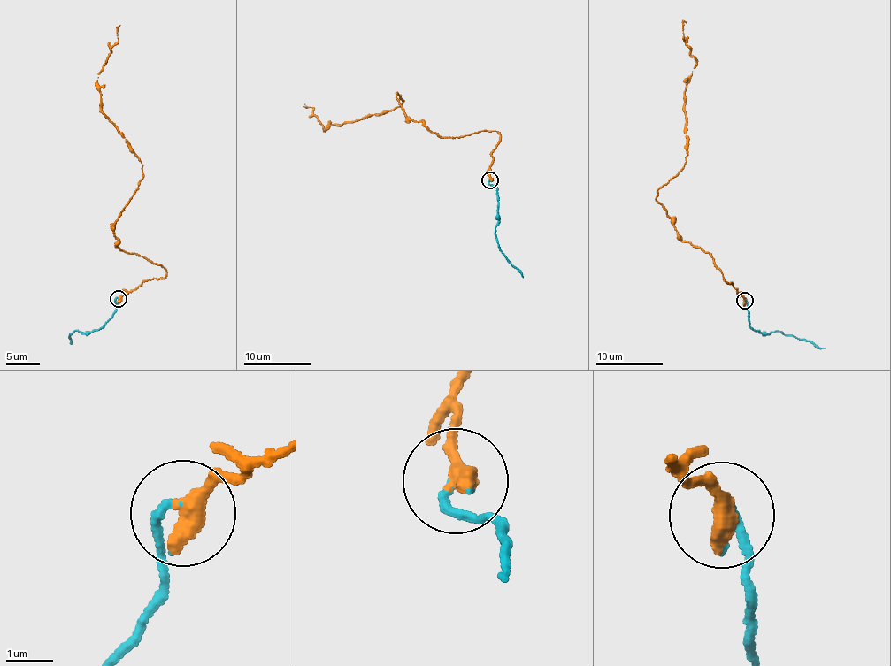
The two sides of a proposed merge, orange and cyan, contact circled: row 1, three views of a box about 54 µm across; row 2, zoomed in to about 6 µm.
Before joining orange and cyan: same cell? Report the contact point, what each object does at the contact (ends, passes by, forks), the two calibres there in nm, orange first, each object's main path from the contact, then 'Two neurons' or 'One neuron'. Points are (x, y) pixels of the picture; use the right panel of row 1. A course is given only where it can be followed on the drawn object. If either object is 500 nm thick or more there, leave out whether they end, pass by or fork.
Place: (744, 301). At the ring orange ends. At the ring cyan ends. Thickness 480 nm (orange) against 160 nm. Course of orange: (744, 300), (710, 254), (678, 235), (656, 199), (686, 159), (686, 80), (695, 58), (682, 19). Course of cyan: (744, 300), (753, 330), (767, 333), (783, 332), (825, 348). One neuron

